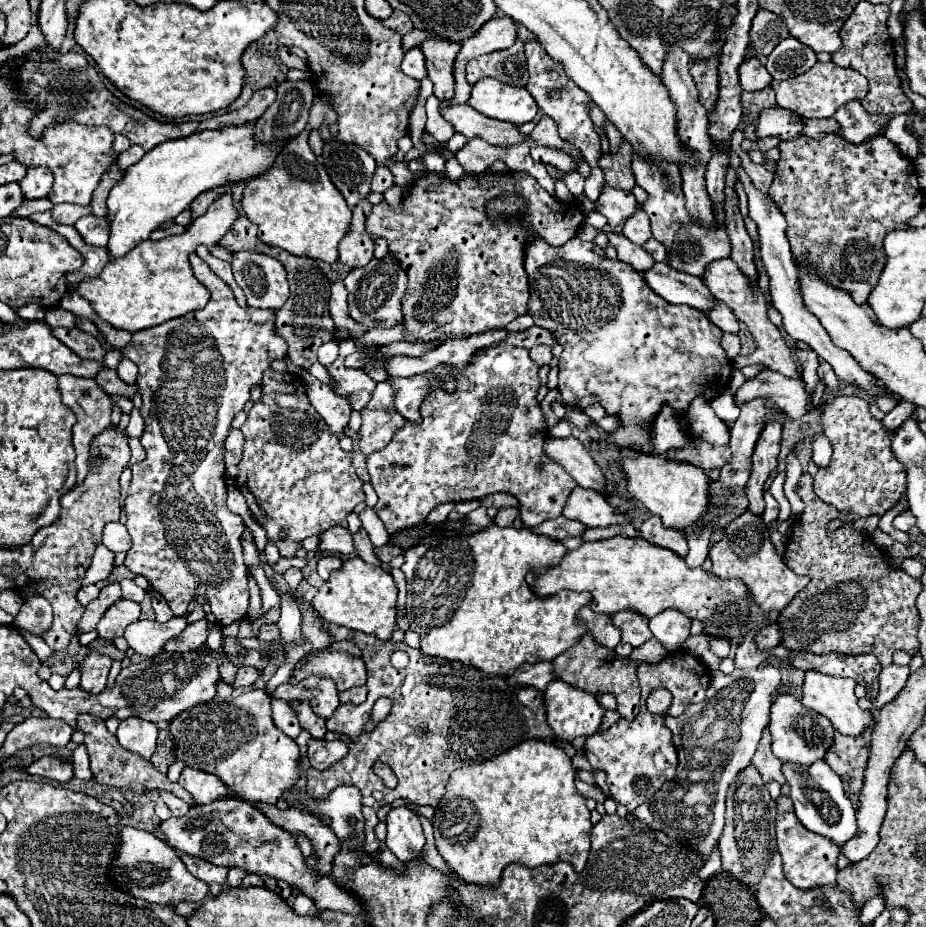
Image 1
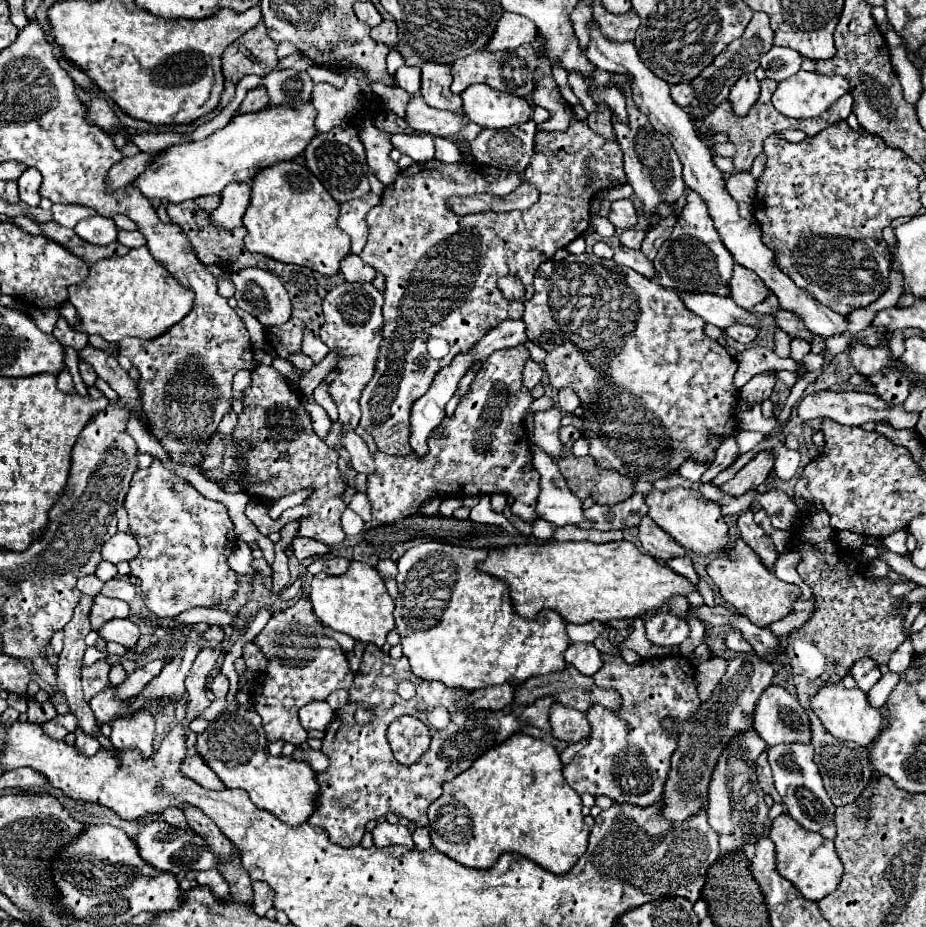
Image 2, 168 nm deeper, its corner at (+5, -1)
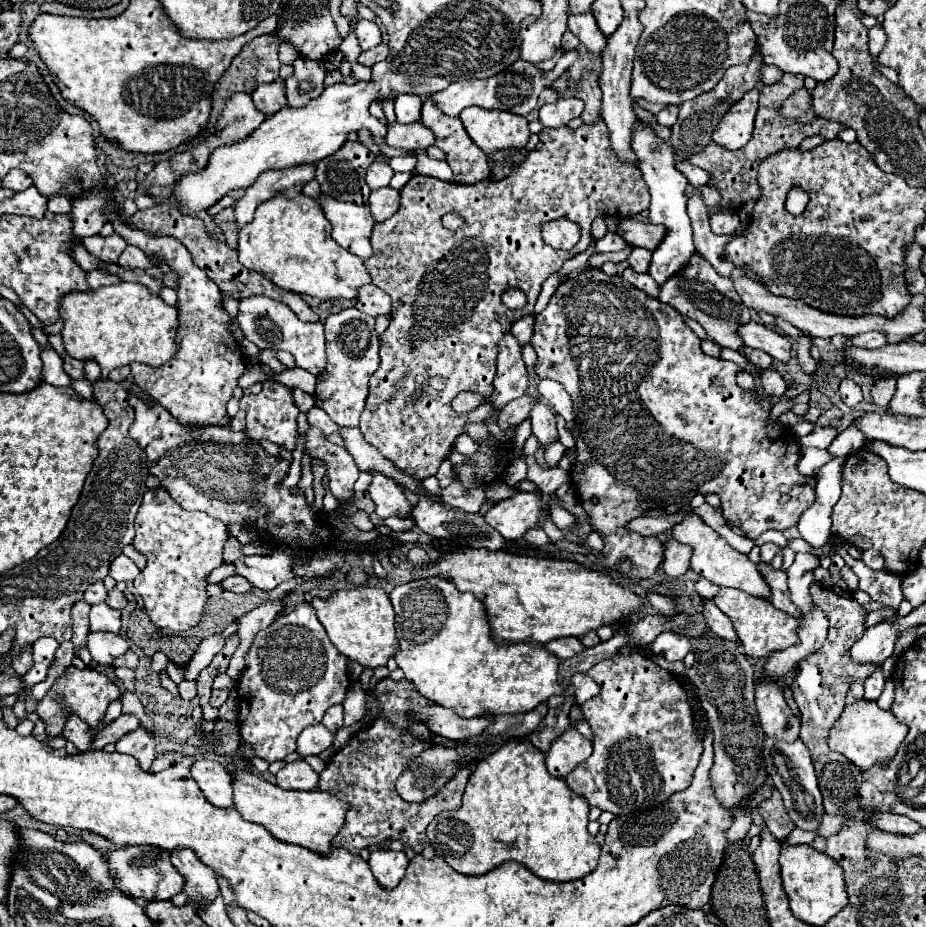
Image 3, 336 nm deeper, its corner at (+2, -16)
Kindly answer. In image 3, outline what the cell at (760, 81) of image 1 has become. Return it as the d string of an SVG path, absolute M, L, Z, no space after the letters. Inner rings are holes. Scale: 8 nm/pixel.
M758 90L746 92L718 122L712 142L728 150L740 150L752 138L754 116L758 110Z

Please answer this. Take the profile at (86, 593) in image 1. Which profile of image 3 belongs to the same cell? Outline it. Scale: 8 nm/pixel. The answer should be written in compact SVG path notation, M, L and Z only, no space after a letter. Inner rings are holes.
M100 580L100 582L90 584L90 586L86 588L86 592L84 592L84 600L86 600L88 604L98 604L98 602L104 602L104 600L106 600L106 594L108 594L108 592L106 592L102 580Z

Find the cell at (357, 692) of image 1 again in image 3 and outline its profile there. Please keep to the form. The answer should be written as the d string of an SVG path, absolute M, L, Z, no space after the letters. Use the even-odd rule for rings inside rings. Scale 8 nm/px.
M336 704L336 706L328 708L328 712L326 712L324 718L322 718L322 724L324 724L328 730L336 732L336 730L342 726L342 704Z

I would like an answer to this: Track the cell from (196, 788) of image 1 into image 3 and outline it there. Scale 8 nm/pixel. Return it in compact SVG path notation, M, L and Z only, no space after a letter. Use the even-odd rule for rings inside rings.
M200 758L190 768L192 778L198 782L206 800L218 808L232 808L232 774L216 760Z

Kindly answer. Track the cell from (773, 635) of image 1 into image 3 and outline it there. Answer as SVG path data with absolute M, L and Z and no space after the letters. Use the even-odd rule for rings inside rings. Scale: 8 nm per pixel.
M796 554L794 564L788 570L788 588L792 602L802 610L802 614L812 610L810 584L814 582L814 570L820 566L820 558L814 554Z

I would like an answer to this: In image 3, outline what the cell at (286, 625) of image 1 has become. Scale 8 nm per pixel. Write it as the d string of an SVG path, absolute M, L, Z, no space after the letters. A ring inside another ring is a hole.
M230 576L230 578L224 578L220 582L220 586L224 590L230 590L230 592L244 592L244 578L242 576Z

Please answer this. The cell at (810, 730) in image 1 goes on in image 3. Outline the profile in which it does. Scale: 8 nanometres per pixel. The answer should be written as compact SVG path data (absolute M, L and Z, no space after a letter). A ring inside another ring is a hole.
M756 682L756 708L766 736L786 742L794 742L798 738L800 720L792 714L790 706L786 704L778 682Z

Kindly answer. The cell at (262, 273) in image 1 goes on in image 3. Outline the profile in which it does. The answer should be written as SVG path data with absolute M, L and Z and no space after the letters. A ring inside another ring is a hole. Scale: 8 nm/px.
M252 296L240 300L238 324L244 336L254 342L258 348L270 348L274 352L286 350L294 356L296 366L308 370L310 374L318 376L326 368L326 340L324 340L324 326L320 322L302 322L286 304L276 302L264 296Z

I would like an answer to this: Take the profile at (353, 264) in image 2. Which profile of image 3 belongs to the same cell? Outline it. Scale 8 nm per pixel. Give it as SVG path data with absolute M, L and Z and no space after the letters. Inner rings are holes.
M366 284L366 286L360 288L360 292L358 292L356 308L358 308L360 312L372 316L372 318L376 318L376 316L380 316L380 314L390 316L390 312L392 312L392 300L390 300L390 296L388 296L384 290Z

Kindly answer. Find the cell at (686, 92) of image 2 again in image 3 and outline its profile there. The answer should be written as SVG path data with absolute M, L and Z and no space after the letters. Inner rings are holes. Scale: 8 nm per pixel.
M666 106L656 114L656 120L660 126L670 128L678 120L678 106Z

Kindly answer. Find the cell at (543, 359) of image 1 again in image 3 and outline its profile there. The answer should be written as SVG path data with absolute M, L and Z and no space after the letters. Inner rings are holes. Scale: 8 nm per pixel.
M528 394L520 396L520 398L512 400L512 402L508 402L508 404L500 410L498 420L496 420L498 426L502 428L502 432L506 432L508 428L516 428L518 424L522 424L522 422L530 416L530 410L532 410L534 402L536 402L536 398L532 398L532 396L528 396Z

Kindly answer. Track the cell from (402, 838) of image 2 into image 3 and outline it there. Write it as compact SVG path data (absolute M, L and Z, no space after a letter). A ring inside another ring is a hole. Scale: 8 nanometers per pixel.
M374 850L370 860L370 870L376 878L376 882L380 884L380 888L396 888L396 884L400 884L408 860L404 852L394 852L394 850Z

